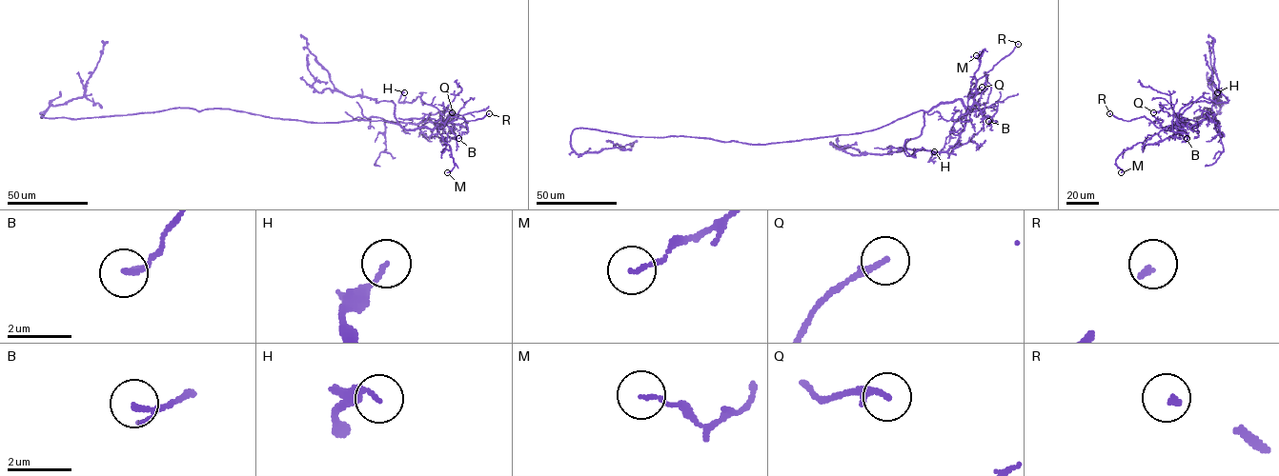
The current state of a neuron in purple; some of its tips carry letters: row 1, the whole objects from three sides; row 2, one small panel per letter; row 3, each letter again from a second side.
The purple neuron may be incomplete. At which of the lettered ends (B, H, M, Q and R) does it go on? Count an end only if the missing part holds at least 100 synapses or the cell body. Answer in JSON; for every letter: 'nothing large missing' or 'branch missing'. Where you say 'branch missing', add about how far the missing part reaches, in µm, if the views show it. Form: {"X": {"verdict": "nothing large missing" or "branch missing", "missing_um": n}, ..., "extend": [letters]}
{"B": {"verdict": "nothing large missing"}, "H": {"verdict": "nothing large missing"}, "M": {"verdict": "nothing large missing"}, "Q": {"verdict": "nothing large missing"}, "R": {"verdict": "branch missing", "missing_um": 25}, "extend": ["R"]}

